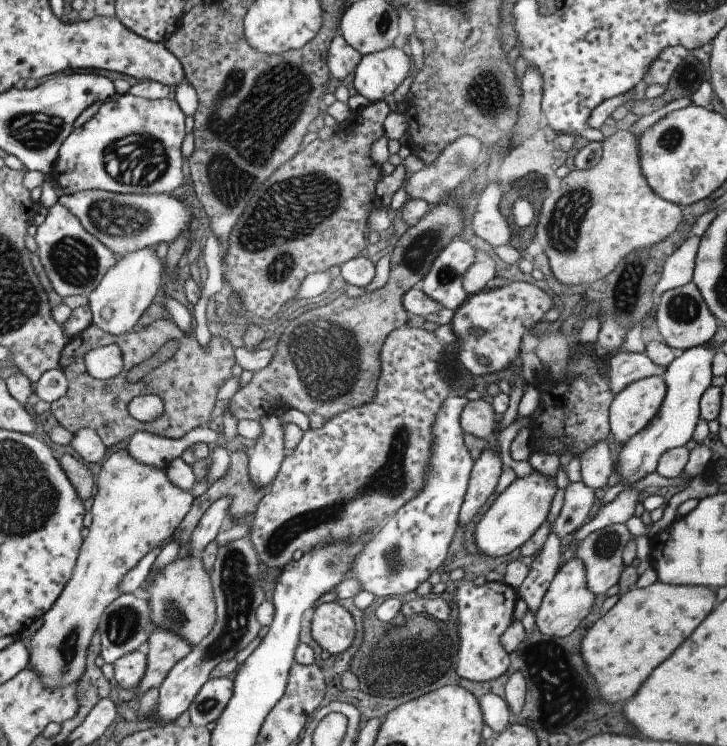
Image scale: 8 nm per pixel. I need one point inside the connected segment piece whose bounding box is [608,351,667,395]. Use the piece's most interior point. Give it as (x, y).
(625, 367)

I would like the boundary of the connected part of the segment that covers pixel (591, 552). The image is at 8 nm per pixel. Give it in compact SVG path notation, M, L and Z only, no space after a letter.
M616 523L601 528L589 534L583 541L578 542L577 556L585 562L587 585L591 593L604 594L613 592L618 585L618 580L625 564L622 561L624 547L635 538L625 523Z

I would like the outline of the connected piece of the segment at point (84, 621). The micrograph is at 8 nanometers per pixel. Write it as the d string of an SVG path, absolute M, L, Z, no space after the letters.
M126 449L109 452L97 481L90 532L82 542L72 577L29 643L30 668L46 688L65 688L82 679L87 650L101 616L123 594L118 584L146 554L174 535L195 500L189 491L176 488L165 470L136 462Z

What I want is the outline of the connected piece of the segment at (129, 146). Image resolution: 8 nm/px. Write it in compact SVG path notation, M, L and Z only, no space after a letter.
M115 94L60 146L53 178L64 195L88 188L116 194L170 194L184 183L180 148L187 135L185 119L176 100Z

